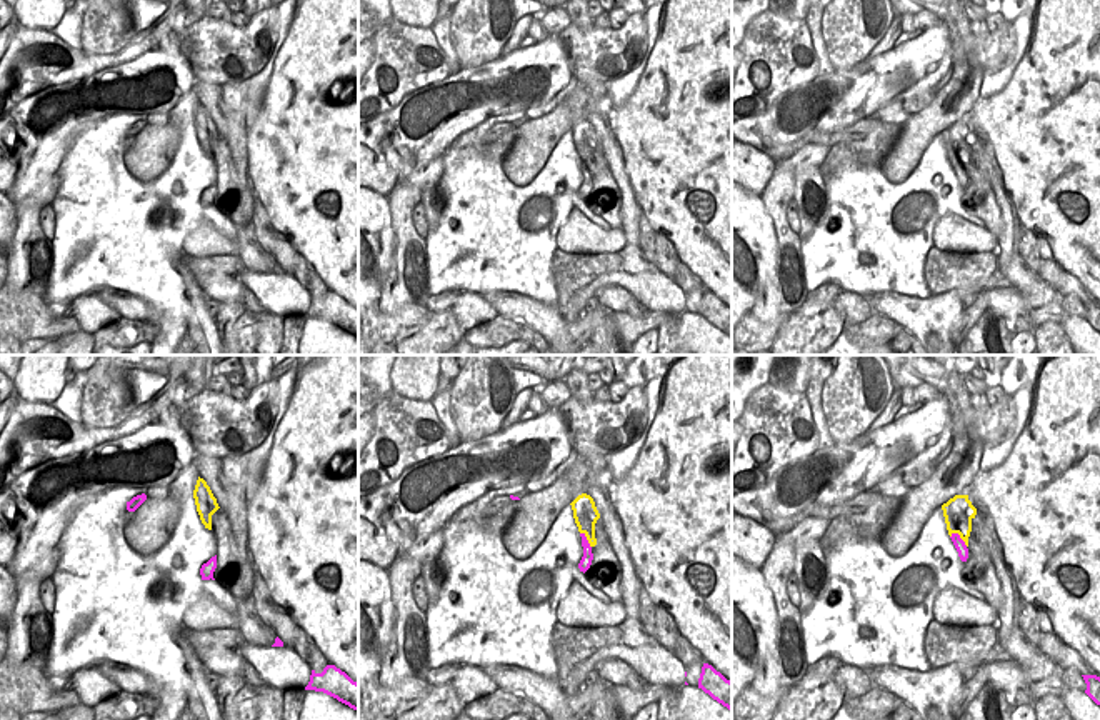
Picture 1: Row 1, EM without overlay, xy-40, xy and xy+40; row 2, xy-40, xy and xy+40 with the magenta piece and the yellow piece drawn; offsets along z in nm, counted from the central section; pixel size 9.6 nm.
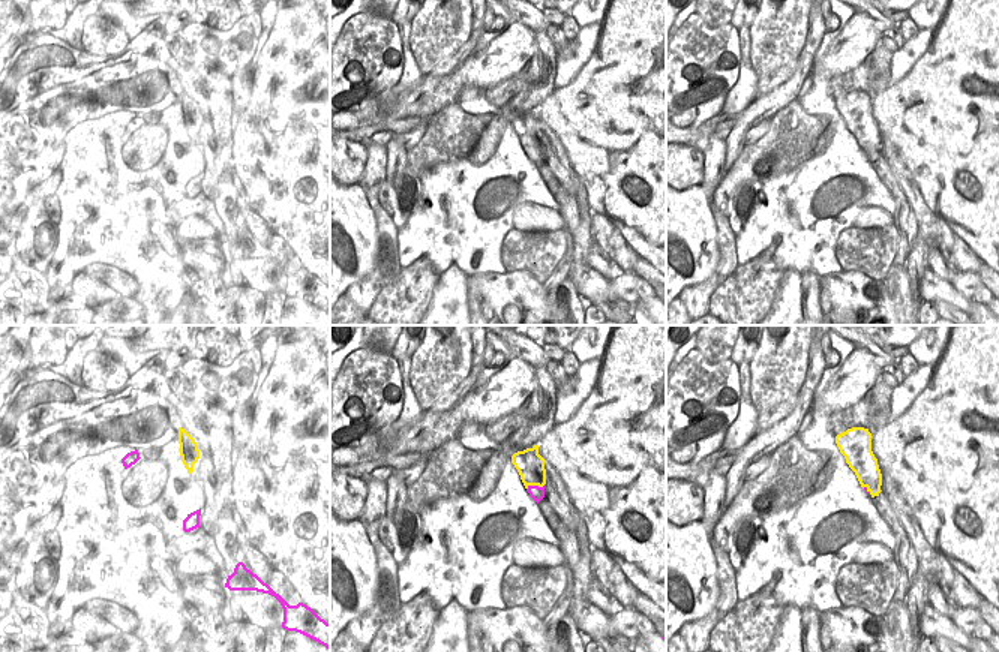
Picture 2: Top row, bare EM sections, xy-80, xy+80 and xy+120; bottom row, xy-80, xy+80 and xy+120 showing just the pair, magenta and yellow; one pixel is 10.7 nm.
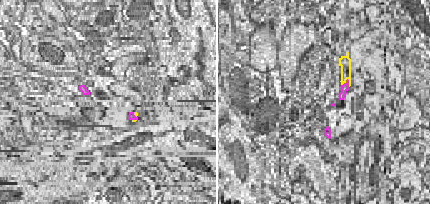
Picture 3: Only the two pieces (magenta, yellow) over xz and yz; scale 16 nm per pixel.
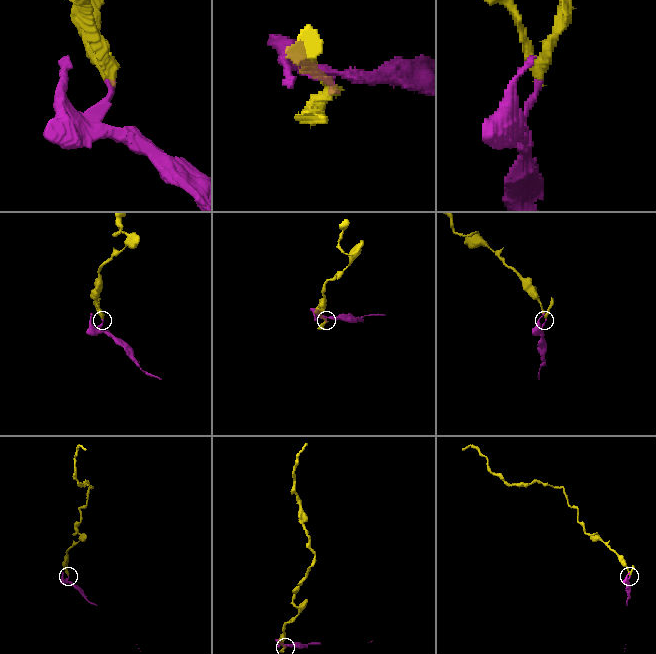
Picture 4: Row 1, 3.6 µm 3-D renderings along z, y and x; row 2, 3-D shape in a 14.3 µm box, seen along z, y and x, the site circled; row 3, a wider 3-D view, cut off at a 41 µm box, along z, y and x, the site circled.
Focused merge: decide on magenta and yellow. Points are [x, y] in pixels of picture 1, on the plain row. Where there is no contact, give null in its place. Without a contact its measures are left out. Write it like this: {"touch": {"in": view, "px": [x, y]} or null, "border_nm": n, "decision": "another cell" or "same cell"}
{"touch": {"in": "xy+40", "px": [959, 164]}, "border_nm": 220, "decision": "same cell"}

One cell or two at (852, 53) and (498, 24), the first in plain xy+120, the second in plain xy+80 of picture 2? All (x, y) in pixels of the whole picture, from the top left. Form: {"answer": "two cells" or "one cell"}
{"answer": "two cells"}

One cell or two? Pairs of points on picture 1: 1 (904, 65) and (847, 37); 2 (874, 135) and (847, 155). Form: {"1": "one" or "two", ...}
{"1": "two", "2": "one"}

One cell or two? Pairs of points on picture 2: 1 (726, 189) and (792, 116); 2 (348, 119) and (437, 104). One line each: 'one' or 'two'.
1: one
2: two

